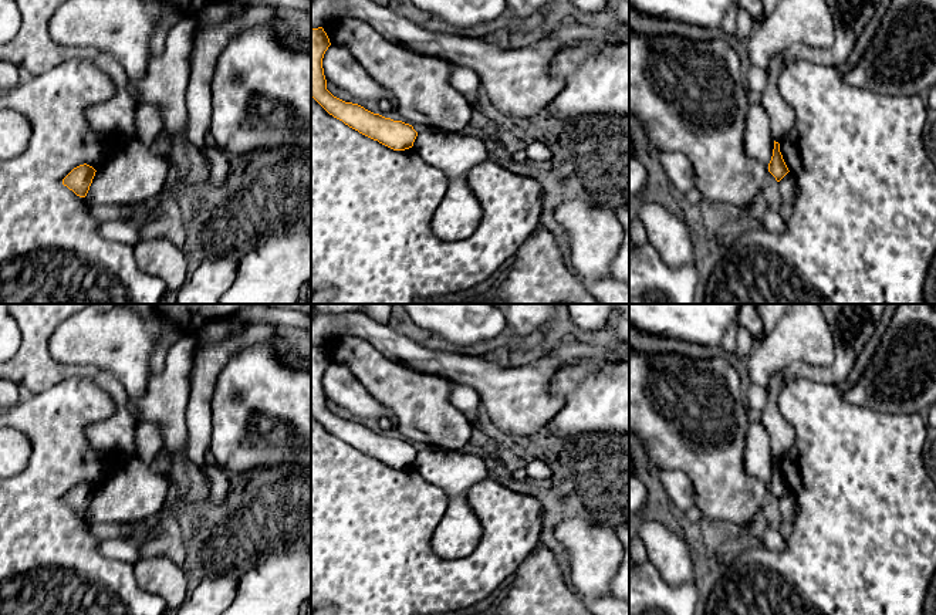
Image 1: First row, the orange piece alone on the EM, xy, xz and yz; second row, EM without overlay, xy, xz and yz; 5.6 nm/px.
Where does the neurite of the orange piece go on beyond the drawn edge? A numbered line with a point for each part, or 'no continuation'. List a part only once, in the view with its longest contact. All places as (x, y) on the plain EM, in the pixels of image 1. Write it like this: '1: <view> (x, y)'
no continuation

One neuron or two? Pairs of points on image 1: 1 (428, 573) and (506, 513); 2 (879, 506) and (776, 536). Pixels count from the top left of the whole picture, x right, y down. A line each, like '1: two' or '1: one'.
1: one
2: two

